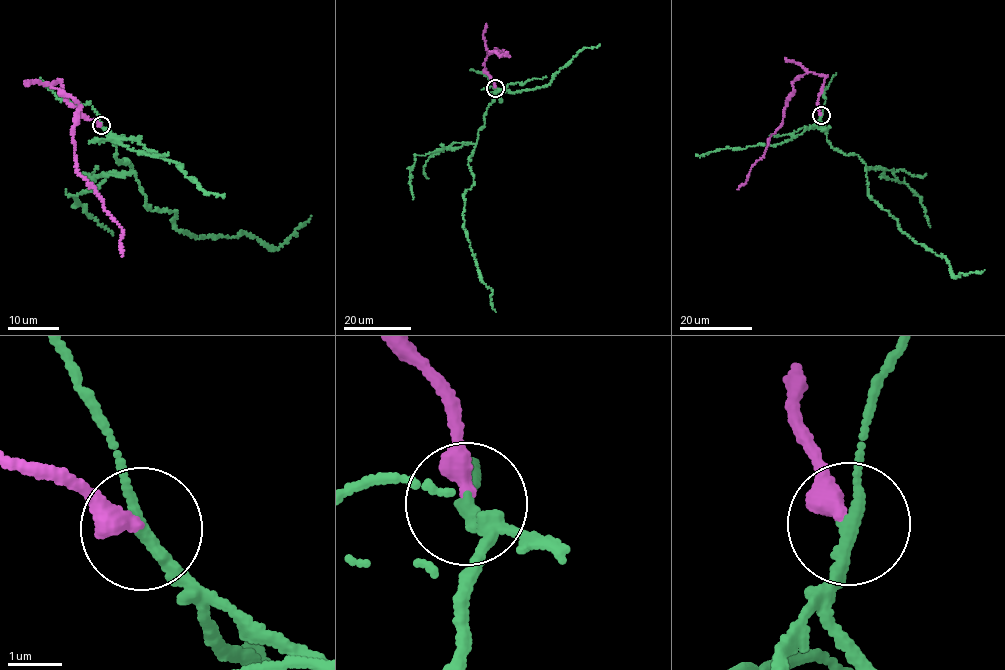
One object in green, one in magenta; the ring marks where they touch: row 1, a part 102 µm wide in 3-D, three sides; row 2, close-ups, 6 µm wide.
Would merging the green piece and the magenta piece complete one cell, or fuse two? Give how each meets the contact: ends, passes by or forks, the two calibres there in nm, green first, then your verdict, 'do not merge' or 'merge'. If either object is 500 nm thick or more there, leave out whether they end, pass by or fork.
green passes by | magenta ends | 220/400 nm | do not merge

